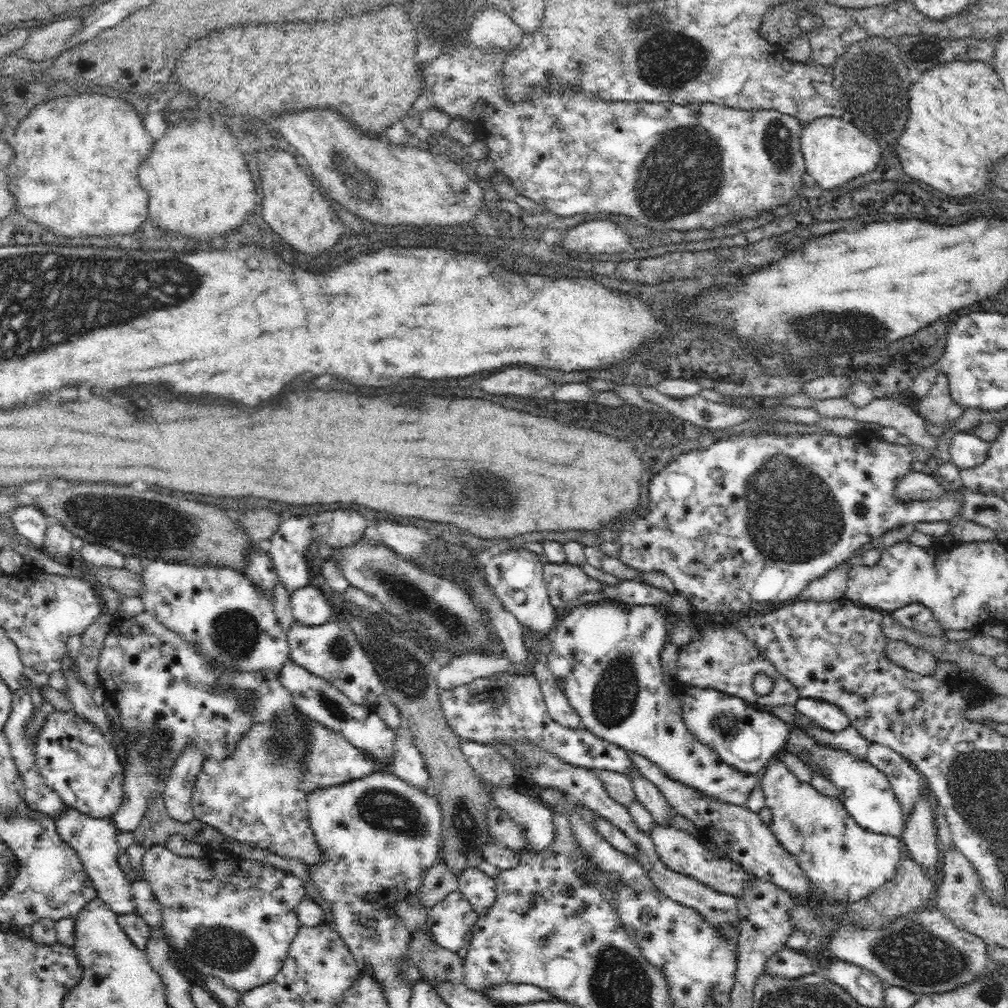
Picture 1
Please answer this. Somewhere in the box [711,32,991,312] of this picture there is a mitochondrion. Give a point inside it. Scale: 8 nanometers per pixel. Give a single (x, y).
(878, 75)

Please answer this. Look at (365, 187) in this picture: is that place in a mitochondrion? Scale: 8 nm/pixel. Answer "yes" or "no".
yes

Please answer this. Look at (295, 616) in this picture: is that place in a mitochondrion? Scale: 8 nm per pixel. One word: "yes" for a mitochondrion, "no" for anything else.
no

